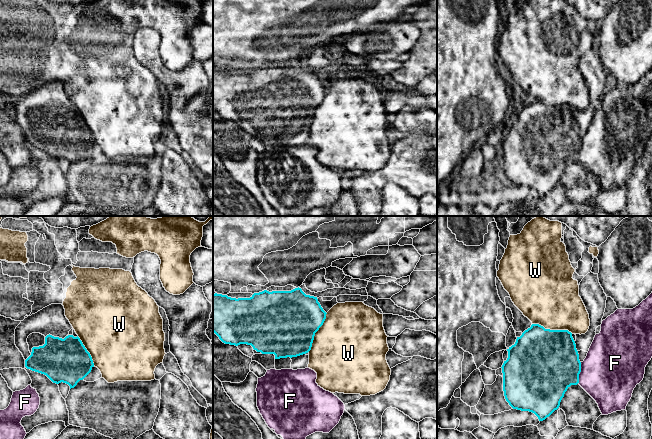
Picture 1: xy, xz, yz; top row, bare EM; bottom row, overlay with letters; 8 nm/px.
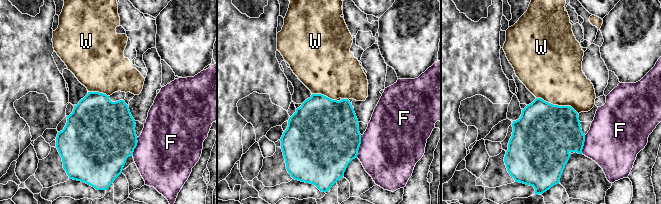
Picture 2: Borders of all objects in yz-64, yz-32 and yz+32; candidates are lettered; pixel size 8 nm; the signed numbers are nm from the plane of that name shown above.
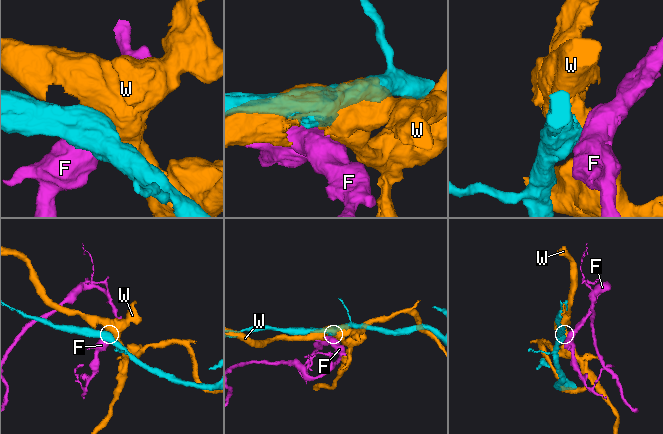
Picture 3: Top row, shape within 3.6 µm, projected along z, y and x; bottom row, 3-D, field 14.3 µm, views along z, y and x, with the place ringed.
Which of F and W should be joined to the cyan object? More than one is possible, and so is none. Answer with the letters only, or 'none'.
none

